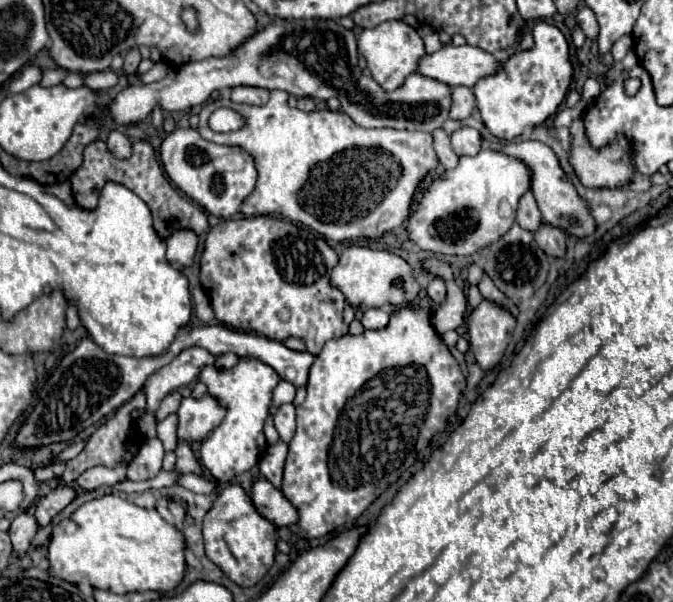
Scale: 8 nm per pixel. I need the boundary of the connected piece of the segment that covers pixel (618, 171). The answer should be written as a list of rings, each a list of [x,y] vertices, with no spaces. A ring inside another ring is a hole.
[[[575,120],[569,128],[571,132],[571,148],[569,148],[569,164],[573,166],[579,182],[587,188],[619,188],[631,180],[633,166],[629,164],[629,142],[623,136],[617,136],[613,144],[609,144],[603,150],[591,148],[591,144],[585,140],[583,132],[583,120]]]

